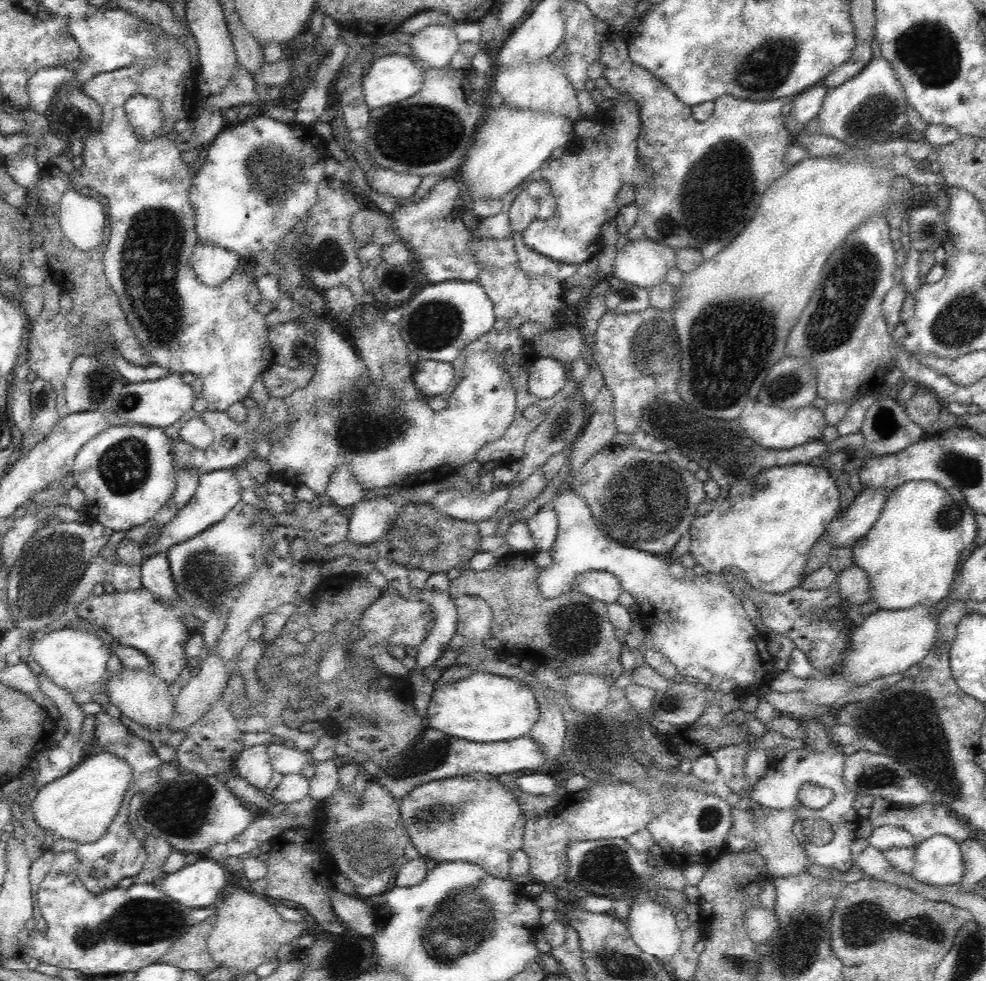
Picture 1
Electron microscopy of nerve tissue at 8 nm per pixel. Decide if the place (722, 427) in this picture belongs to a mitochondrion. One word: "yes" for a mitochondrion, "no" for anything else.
yes

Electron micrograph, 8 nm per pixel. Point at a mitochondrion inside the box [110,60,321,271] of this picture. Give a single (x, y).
(271, 171)

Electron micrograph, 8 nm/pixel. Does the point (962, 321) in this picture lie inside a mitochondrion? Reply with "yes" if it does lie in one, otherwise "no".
yes

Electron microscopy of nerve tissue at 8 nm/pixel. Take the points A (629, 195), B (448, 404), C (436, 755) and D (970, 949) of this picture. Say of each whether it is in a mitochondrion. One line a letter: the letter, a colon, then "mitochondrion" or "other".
A: other
B: other
C: mitochondrion
D: mitochondrion

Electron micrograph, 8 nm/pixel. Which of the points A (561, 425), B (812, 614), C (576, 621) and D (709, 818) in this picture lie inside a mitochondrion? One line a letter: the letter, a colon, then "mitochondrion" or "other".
A: mitochondrion
B: mitochondrion
C: mitochondrion
D: mitochondrion

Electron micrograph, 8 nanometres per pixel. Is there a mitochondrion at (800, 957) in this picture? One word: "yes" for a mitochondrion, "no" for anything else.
yes

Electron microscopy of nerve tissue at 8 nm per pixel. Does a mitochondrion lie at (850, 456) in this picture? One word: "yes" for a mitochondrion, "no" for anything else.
no

